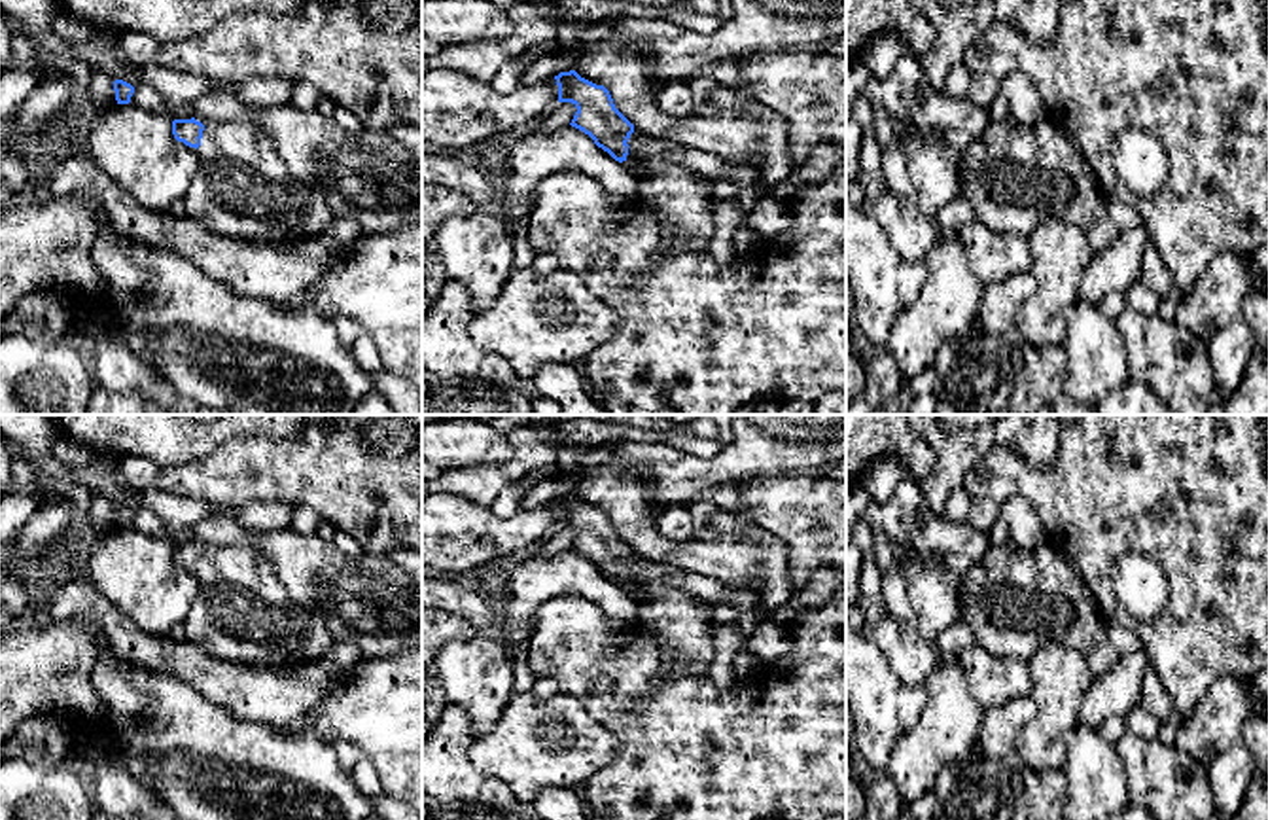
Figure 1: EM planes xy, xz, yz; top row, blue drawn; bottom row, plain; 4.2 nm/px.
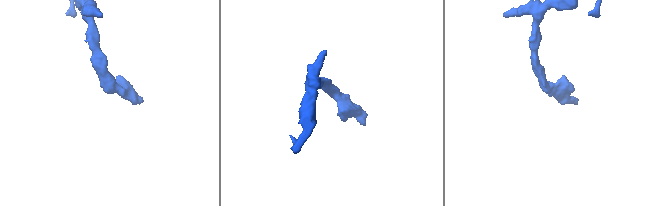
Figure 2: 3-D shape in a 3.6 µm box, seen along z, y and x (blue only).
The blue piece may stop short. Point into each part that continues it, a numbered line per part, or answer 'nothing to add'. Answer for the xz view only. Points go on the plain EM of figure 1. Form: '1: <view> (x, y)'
1: xz (686, 627)

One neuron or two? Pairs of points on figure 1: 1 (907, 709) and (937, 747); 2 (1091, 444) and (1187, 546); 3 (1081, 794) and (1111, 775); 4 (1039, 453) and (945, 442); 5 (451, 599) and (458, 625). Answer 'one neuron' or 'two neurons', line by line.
1: two neurons
2: one neuron
3: one neuron
4: one neuron
5: two neurons

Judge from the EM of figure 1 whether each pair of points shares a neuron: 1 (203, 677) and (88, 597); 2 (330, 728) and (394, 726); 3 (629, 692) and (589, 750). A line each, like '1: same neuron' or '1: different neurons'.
1: same neuron
2: same neuron
3: different neurons

